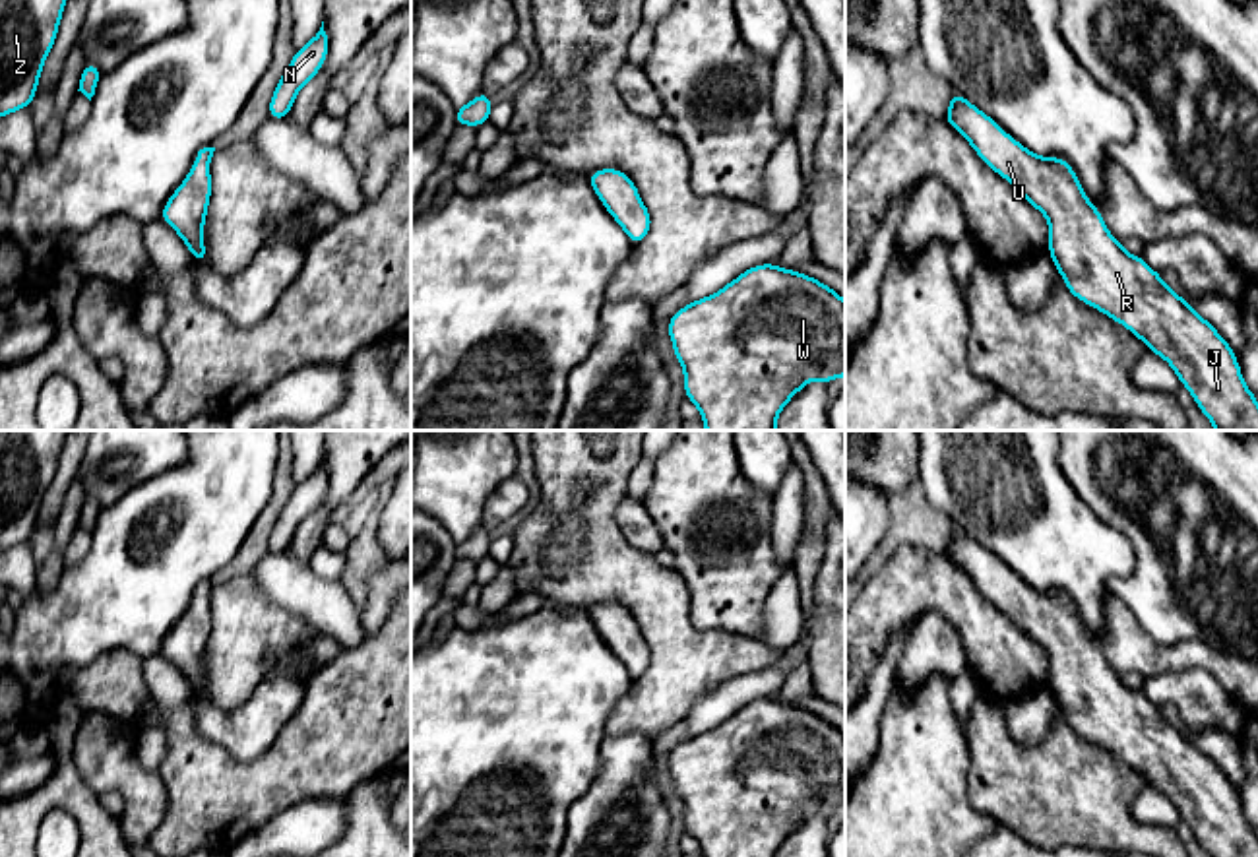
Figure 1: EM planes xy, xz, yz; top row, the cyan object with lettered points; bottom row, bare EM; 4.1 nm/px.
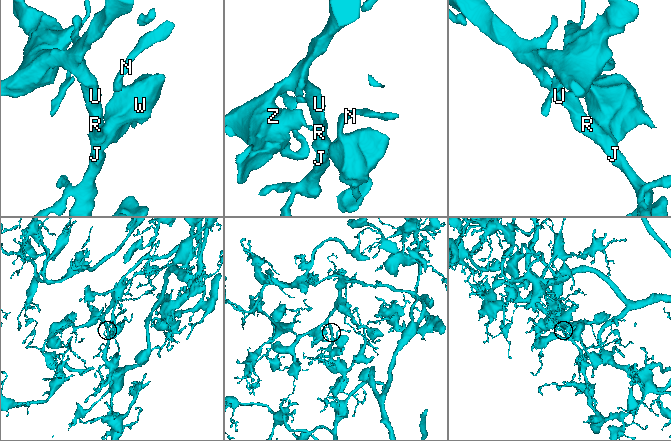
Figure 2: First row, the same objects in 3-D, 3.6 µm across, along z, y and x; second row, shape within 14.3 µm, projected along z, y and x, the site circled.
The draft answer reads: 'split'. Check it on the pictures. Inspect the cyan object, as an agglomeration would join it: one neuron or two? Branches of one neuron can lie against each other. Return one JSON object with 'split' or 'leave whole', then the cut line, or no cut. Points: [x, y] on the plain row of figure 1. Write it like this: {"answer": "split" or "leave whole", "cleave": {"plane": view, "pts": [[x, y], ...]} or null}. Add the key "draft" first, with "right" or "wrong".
{"draft": "wrong", "answer": "leave whole", "cleave": null}

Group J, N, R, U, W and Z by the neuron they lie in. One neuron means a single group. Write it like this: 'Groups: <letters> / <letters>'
Groups: J N R U W Z

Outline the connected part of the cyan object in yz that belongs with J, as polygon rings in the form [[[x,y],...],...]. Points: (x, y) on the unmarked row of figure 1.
[[[952,525],[944,555],[971,578],[994,607],[1049,653],[1049,688],[1076,733],[1126,760],[1149,785],[1163,791],[1211,857],[1258,857],[1258,834],[1244,820],[1231,779],[1167,721],[1142,690],[1130,690],[1107,665],[1099,642],[1085,632],[1066,593],[1031,587],[958,525]]]

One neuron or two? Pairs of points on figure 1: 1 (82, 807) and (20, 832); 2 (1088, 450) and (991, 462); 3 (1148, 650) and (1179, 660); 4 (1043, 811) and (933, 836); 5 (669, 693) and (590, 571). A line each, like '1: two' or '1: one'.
1: one
2: two
3: one
4: two
5: one

